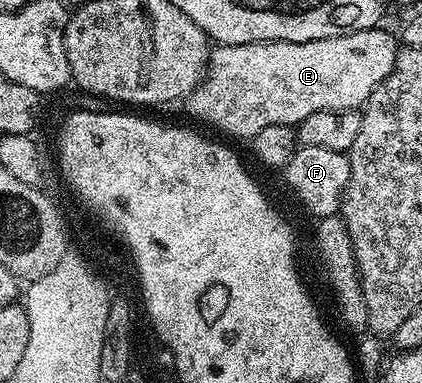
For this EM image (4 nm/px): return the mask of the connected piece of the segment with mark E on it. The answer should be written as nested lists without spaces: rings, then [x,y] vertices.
[[[383,26],[309,42],[273,40],[270,44],[221,44],[210,49],[204,78],[186,96],[185,105],[197,119],[220,128],[227,136],[250,138],[257,130],[265,130],[265,126],[298,126],[309,114],[362,109],[373,90],[389,78],[400,51],[400,41],[394,35],[391,37]]]

